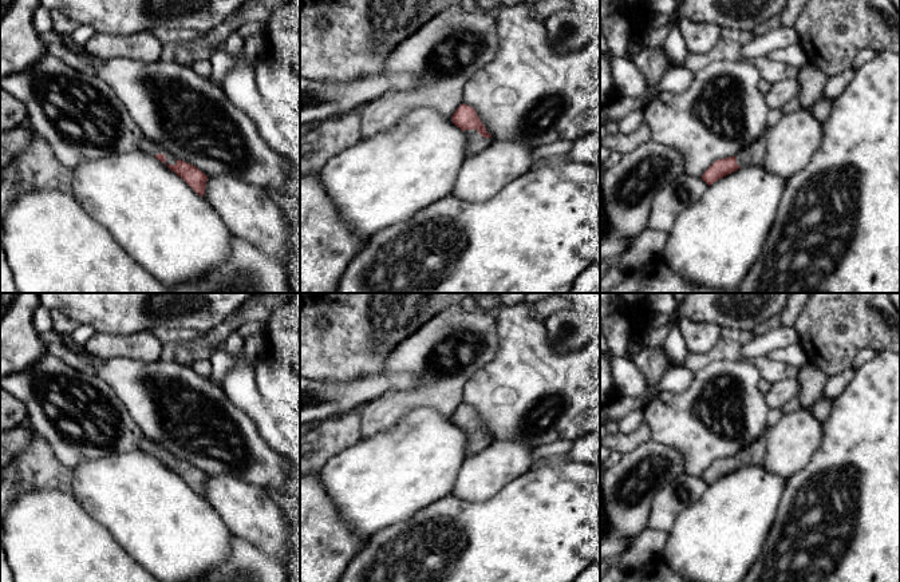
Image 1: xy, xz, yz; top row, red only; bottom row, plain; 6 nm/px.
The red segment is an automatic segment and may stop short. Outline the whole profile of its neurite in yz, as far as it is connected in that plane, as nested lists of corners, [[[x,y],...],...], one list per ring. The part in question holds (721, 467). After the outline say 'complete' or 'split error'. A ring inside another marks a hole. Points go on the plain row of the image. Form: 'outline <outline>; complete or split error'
outline [[[763,435],[751,442],[737,455],[715,460],[702,475],[702,479],[710,486],[718,479],[737,471],[741,467],[761,466],[765,459],[766,442]]]; split error

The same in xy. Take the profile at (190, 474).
outline [[[143,436],[141,442],[141,450],[154,455],[158,460],[165,463],[171,471],[181,476],[197,494],[204,496],[208,475],[196,466],[178,459],[163,448],[159,448],[146,436]]]; split error

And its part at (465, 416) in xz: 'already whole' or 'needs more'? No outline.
needs more

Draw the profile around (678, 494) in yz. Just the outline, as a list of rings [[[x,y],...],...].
[[[682,474],[667,482],[651,503],[648,526],[668,532],[676,518],[690,504],[695,503],[707,490],[708,484],[702,476]]]

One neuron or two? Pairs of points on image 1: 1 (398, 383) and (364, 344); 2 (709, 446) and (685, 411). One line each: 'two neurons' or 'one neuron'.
1: two neurons
2: one neuron

